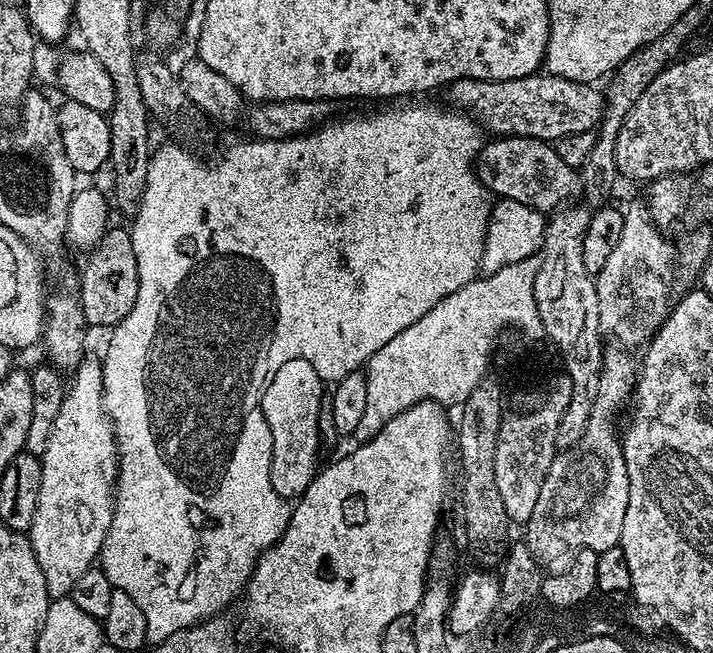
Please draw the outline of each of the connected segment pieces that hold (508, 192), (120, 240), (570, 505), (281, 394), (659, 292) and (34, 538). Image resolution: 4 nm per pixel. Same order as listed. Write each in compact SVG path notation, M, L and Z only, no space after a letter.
M529 136L492 138L478 153L478 175L493 197L522 202L534 210L551 214L567 205L571 196L580 196L582 176L577 169L566 166L547 140Z
M109 227L104 236L87 253L88 261L78 272L78 295L85 325L111 330L134 310L138 298L138 258L134 258L134 242L127 227Z
M610 350L604 352L604 361L602 362L602 370L600 371L600 381L598 382L598 388L594 392L594 398L596 403L591 403L590 422L586 428L586 434L582 434L581 440L577 442L575 448L567 450L557 451L554 462L550 466L550 470L546 474L546 478L542 482L542 494L538 494L538 503L534 506L534 514L530 514L528 523L526 525L526 531L528 531L528 537L526 537L526 543L530 554L534 554L534 558L540 563L540 567L544 569L545 573L551 574L553 572L561 572L566 570L570 566L570 562L574 562L574 558L582 550L589 548L594 550L597 554L617 547L620 543L620 535L622 534L622 526L624 525L624 519L626 518L626 506L628 505L628 499L632 491L630 490L630 478L628 477L628 471L626 470L626 458L624 457L624 446L622 443L621 433L616 432L616 415L620 412L620 407L624 403L633 399L636 391L636 377L638 375L638 364L631 360L629 353L624 350L616 350L620 352L610 352Z
M294 358L272 375L262 394L260 405L272 439L270 482L283 500L292 502L303 496L317 474L316 455L322 452L318 414L320 403L326 399L324 388L318 370L308 360Z
M640 202L640 204L632 204L629 208L626 208L624 212L624 221L622 222L622 235L618 237L618 247L610 253L609 260L606 261L606 266L602 266L602 270L598 275L594 277L596 281L596 293L598 294L598 322L600 323L600 331L605 337L613 336L617 340L617 345L623 346L625 349L633 350L639 346L647 345L648 341L660 331L660 327L664 324L664 320L668 317L670 311L670 299L668 295L671 294L672 288L672 268L674 272L674 248L668 245L668 240L663 231L657 228L652 220L652 213L648 210L647 203Z
M85 354L71 376L62 410L58 410L58 418L54 418L50 442L42 457L44 465L38 506L34 510L34 522L26 533L32 542L34 558L38 558L38 566L42 566L42 578L46 578L46 590L52 598L67 597L74 590L74 582L78 582L78 578L97 563L100 547L110 530L118 475L116 432L104 409L104 365L101 357Z

